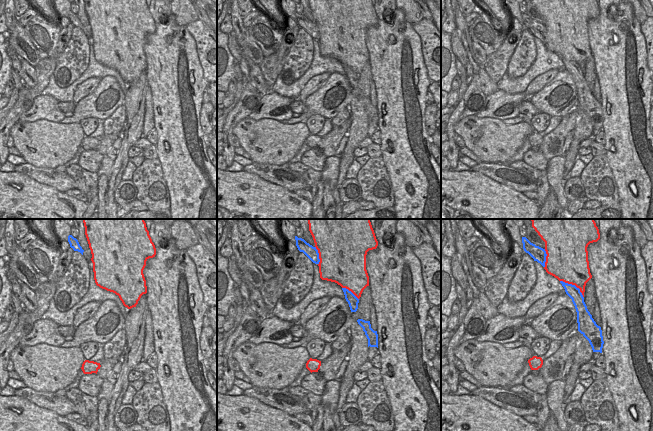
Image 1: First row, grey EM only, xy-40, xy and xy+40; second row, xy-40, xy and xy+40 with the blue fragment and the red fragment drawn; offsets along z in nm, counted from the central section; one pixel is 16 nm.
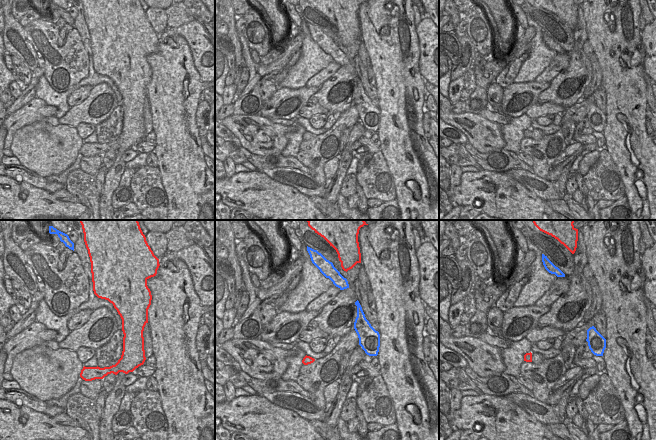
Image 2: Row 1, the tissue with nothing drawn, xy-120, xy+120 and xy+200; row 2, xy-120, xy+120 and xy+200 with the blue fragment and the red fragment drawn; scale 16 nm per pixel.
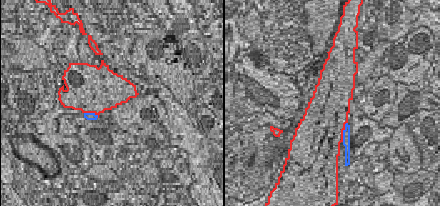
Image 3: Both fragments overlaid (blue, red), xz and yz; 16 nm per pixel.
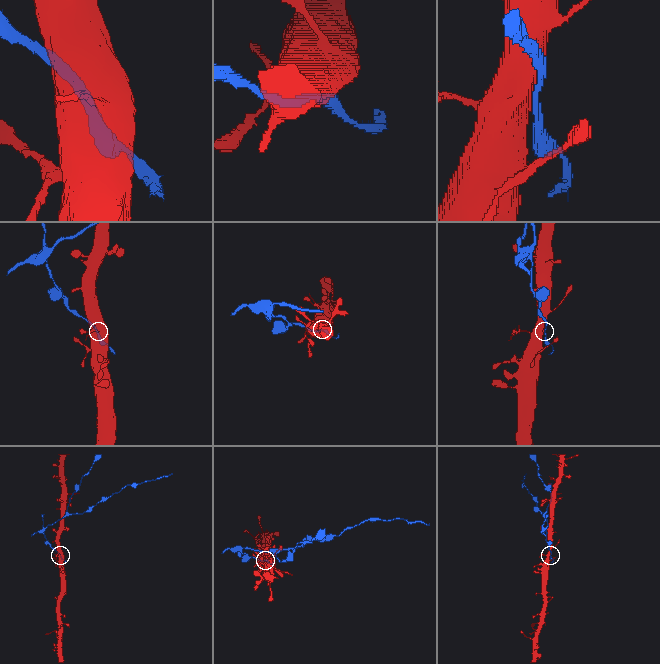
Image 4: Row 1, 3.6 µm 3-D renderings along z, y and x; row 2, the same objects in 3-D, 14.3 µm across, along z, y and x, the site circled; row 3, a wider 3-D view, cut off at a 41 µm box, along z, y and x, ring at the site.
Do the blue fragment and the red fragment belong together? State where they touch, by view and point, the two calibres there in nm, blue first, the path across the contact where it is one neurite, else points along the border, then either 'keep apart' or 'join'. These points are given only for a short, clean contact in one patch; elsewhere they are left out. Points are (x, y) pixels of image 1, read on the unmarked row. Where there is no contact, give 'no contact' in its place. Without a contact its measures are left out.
contact xy+40 (574, 61); calibres 200 and 460 nm; keep apart

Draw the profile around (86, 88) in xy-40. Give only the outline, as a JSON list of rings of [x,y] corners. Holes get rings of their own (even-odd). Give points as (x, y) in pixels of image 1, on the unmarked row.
[[[91,77],[81,83],[74,92],[73,102],[77,104],[81,99],[93,93],[98,86],[101,78]]]

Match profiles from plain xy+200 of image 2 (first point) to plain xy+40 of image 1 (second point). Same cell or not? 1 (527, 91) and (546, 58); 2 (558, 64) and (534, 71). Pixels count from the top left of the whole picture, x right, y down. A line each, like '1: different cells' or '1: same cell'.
1: different cells
2: different cells

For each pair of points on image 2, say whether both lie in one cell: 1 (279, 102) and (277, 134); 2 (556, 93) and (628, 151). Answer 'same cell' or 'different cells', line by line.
1: different cells
2: different cells

